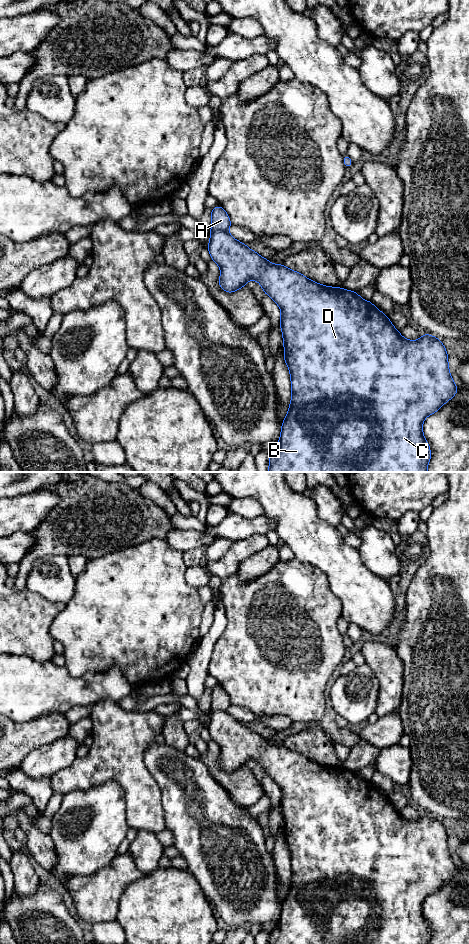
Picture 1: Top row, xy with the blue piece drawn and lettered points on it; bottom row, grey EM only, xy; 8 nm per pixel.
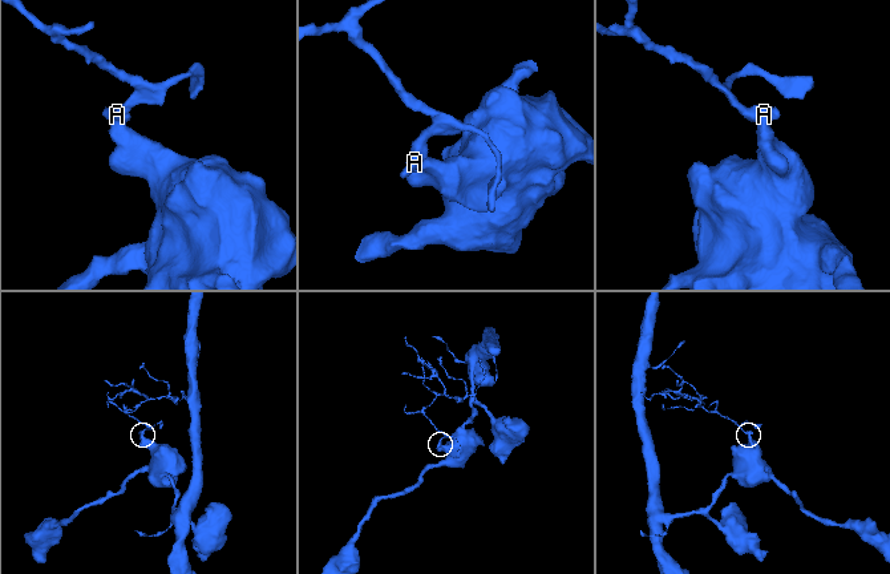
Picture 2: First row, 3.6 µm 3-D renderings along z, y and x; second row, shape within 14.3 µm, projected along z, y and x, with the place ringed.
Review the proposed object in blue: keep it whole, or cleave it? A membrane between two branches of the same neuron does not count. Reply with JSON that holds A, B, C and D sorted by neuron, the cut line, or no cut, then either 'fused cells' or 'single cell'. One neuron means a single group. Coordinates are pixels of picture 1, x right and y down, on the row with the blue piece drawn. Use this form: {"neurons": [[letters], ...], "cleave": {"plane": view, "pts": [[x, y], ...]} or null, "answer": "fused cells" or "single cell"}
{"neurons": [["A"], ["B", "C", "D"]], "cleave": {"plane": "xy", "pts": [[226, 229], [216, 229], [211, 232]]}, "answer": "fused cells"}

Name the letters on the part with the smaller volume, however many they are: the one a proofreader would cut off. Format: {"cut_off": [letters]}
{"cut_off": ["A"]}

